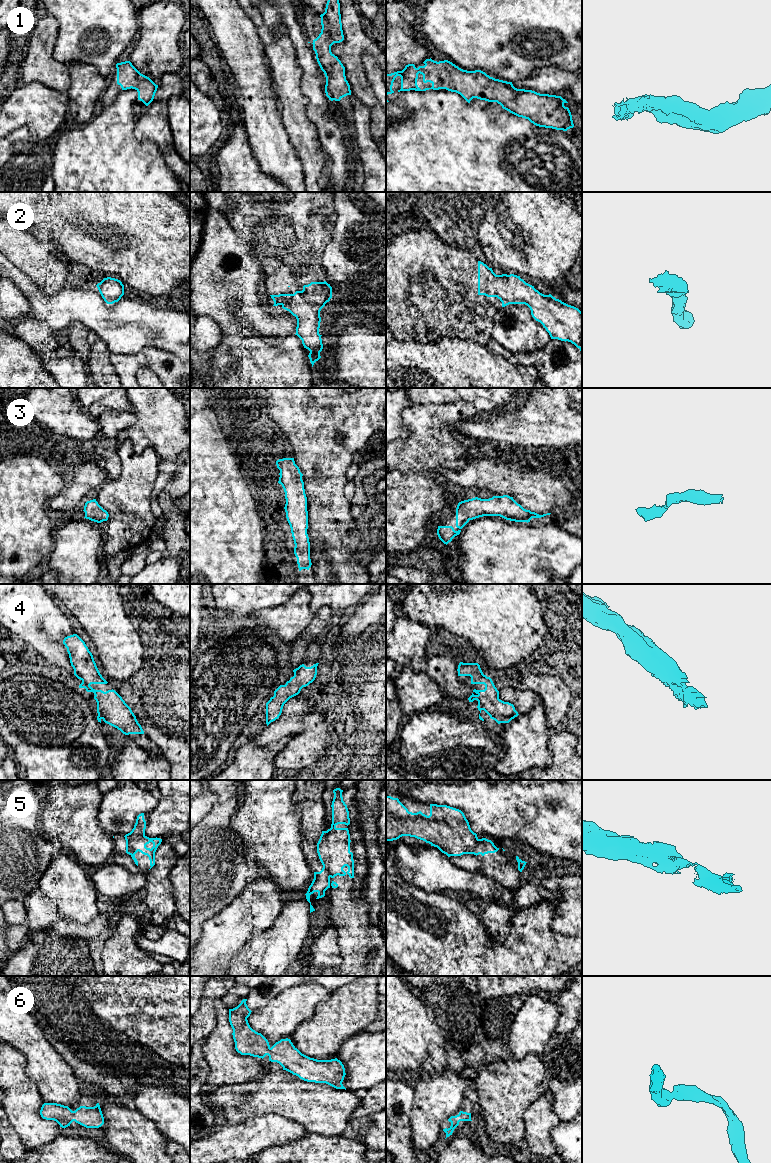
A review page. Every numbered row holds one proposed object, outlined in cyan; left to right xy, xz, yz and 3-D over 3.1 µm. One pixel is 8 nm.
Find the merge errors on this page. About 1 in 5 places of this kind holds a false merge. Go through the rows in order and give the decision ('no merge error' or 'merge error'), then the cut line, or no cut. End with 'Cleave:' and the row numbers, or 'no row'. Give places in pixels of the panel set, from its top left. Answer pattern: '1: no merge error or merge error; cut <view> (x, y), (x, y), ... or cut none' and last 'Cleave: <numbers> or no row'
1: no merge error; cut none
2: no merge error; cut none
3: no merge error; cut none
4: no merge error; cut none
5: merge error; cut yz (478, 839), (473, 853)
6: no merge error; cut none
Cleave: 5

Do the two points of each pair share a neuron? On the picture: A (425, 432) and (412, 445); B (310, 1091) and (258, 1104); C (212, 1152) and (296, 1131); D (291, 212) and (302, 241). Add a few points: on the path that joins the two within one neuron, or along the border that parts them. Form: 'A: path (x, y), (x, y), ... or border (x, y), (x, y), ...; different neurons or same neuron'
A: path (422, 435), (415, 442); same neuron
B: path (297, 1095), (271, 1095); same neuron
C: path (233, 1142), (241, 1141), (263, 1131), (275, 1131); same neuron
D: path (291, 219), (296, 234); same neuron

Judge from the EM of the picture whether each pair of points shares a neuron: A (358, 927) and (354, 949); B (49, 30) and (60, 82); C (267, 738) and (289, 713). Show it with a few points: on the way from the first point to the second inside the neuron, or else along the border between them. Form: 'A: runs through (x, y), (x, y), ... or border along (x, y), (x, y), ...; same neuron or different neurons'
A: runs through (356, 932), (355, 944); same neuron
B: runs through (47, 43), (48, 69); same neuron
C: runs through (273, 732), (286, 719); same neuron

